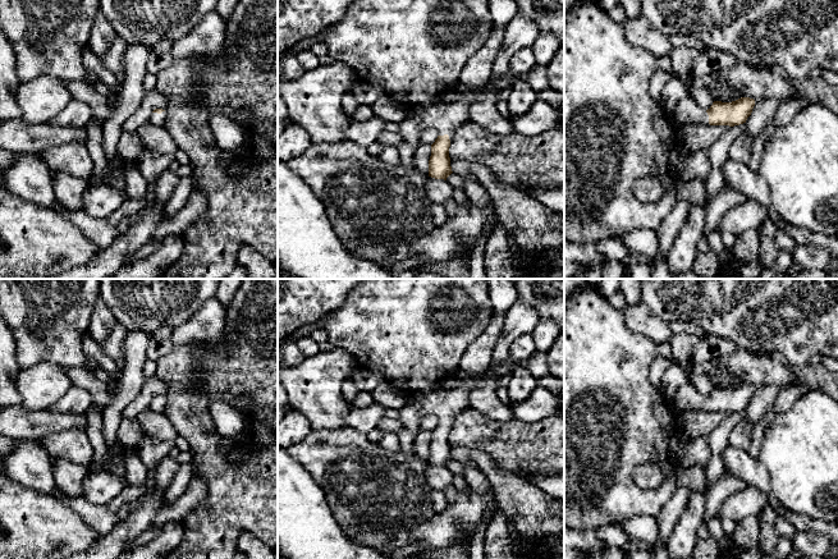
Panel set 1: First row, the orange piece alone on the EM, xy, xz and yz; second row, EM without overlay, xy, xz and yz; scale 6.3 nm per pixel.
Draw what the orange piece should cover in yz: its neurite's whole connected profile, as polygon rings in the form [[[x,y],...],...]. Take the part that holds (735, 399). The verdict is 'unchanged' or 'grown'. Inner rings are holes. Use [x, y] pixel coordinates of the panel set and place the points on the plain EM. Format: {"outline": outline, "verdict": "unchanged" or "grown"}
{"outline": [[[672,334],[668,340],[673,357],[672,361],[683,367],[687,372],[687,381],[673,397],[673,405],[682,413],[688,411],[710,412],[739,412],[746,409],[755,393],[755,386],[741,384],[732,389],[714,388],[705,398],[691,382],[693,363],[691,361],[693,348],[700,339],[691,334]]], "verdict": "grown"}

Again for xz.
{"outline": [[[509,361],[500,362],[490,366],[485,374],[470,377],[459,388],[443,389],[438,386],[407,395],[406,405],[399,409],[398,420],[402,427],[417,434],[421,431],[421,420],[425,416],[432,414],[439,421],[431,431],[429,463],[447,467],[453,459],[449,444],[450,427],[454,417],[470,407],[470,391],[480,382],[499,381],[502,376],[512,374],[516,367]]], "verdict": "grown"}

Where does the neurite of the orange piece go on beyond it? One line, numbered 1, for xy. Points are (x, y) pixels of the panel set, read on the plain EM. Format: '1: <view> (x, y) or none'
1: xy (158, 406)

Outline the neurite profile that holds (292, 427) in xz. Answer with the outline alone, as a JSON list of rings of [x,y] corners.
[[[290,408],[278,421],[278,446],[287,450],[299,443],[311,430],[310,422],[299,412]]]

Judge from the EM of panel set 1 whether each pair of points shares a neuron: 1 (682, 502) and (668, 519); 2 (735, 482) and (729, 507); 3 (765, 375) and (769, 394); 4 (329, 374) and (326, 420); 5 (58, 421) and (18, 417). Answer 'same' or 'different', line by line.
1: same
2: different
3: different
4: same
5: same

